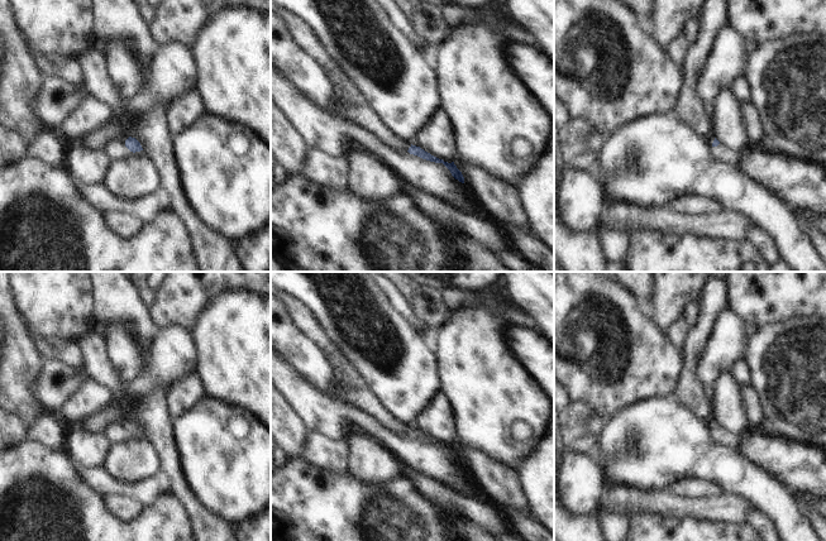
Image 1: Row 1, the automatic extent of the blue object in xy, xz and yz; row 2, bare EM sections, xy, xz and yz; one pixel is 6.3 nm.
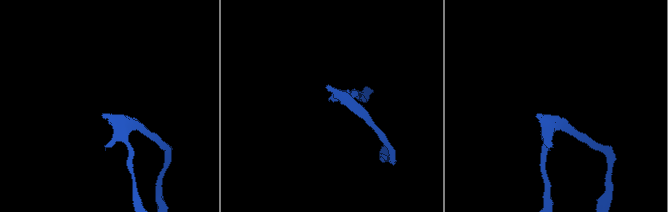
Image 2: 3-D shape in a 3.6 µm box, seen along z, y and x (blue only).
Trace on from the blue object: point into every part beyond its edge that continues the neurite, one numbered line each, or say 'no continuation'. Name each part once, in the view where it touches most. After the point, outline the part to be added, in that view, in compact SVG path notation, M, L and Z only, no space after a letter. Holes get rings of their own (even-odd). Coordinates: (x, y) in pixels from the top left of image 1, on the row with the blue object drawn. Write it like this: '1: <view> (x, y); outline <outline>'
1: xy (115, 149); outline M124 135L115 139L110 139L104 144L102 150L110 161L124 159L130 157L132 154L145 155L145 152L143 150L133 153L125 147L125 140L129 137L130 135Z

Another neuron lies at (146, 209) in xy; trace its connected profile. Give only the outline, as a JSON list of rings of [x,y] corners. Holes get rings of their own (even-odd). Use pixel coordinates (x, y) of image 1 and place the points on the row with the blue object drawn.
[[[75,179],[75,183],[86,201],[104,214],[124,212],[145,224],[153,221],[163,211],[159,200],[153,193],[139,200],[126,201],[113,195],[104,185],[89,186],[80,179]]]

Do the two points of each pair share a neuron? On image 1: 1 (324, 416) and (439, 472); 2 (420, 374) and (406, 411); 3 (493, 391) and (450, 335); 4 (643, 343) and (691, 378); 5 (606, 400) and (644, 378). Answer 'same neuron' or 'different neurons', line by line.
1: same neuron
2: same neuron
3: same neuron
4: different neurons
5: same neuron

